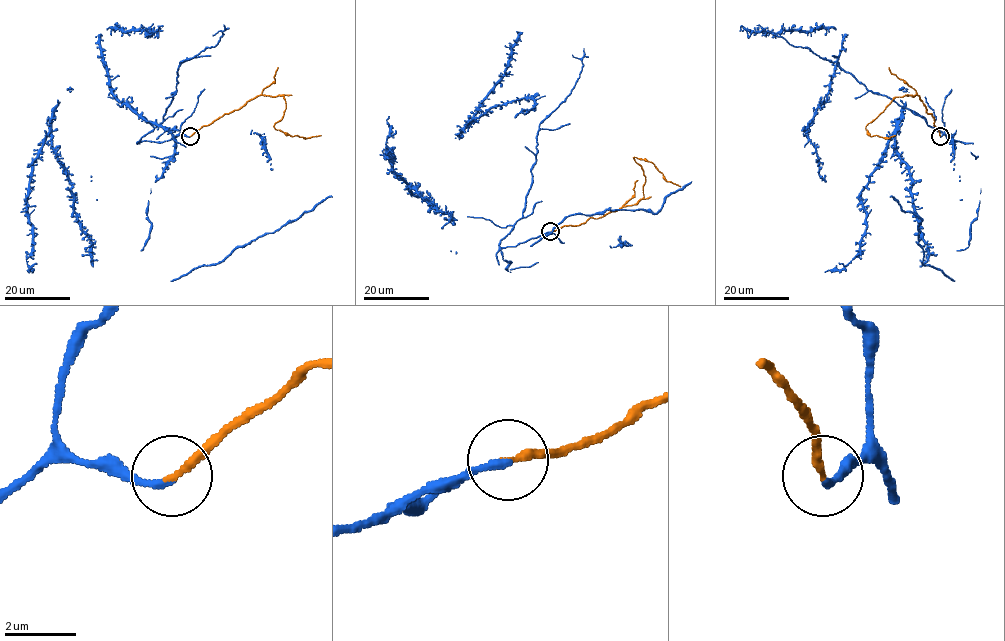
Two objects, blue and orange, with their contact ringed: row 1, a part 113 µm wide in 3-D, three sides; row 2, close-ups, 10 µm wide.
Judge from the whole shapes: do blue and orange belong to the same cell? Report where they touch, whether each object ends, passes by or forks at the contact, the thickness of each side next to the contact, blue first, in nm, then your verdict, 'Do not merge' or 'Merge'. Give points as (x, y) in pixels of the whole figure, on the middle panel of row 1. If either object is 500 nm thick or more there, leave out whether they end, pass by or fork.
Place: (550, 231). At the ring blue ends. At the ring orange ends. Thickness 200 nm (blue) against 220 nm. Merge

